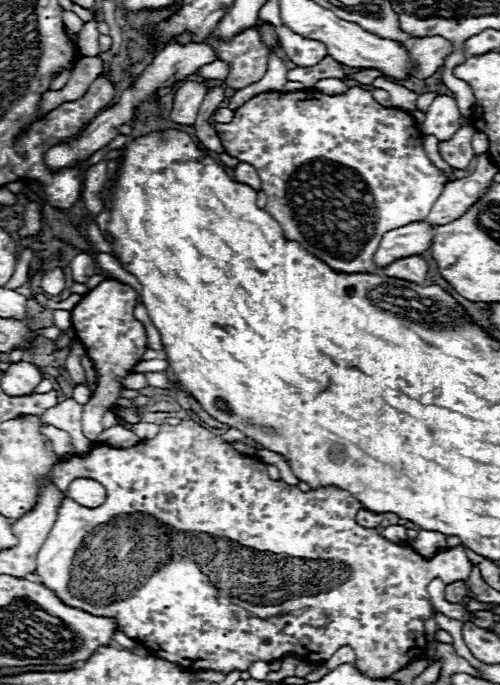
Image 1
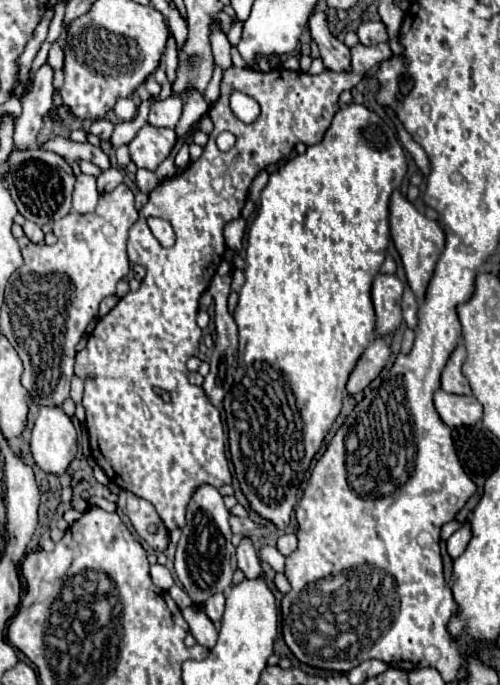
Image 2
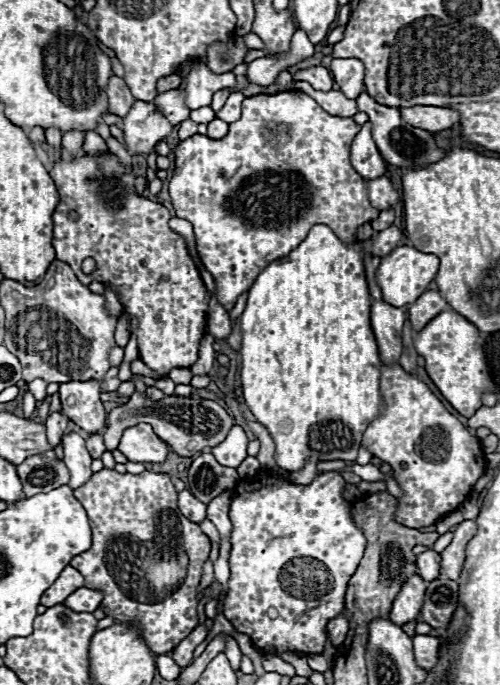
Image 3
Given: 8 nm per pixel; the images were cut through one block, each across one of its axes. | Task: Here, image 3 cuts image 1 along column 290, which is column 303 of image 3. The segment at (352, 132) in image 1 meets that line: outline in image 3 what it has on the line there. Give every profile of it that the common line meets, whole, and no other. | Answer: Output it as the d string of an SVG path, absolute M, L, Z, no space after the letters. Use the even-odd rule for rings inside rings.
M288 90L288 92L278 92L278 94L258 94L258 96L246 98L242 102L242 118L230 124L230 132L224 138L212 140L212 138L208 138L204 134L196 134L196 136L180 142L178 148L174 148L176 168L174 168L174 176L170 178L170 198L172 198L172 204L174 204L176 216L188 220L194 226L200 260L202 260L204 268L212 274L214 284L216 284L216 298L226 310L232 310L236 300L244 292L250 290L254 278L258 276L258 272L264 266L268 266L276 258L282 258L288 252L292 252L306 238L306 234L310 232L310 226L326 224L326 226L330 226L334 230L334 234L338 234L338 238L342 238L342 242L350 244L350 242L358 242L358 236L356 236L358 232L356 230L360 226L370 224L372 220L378 218L380 212L376 208L372 208L370 202L368 202L364 178L350 164L350 144L352 144L354 136L358 134L358 130L360 130L360 126L352 118L332 116L326 110L322 110L322 106L316 100L312 100L308 94L304 94L300 90Z

